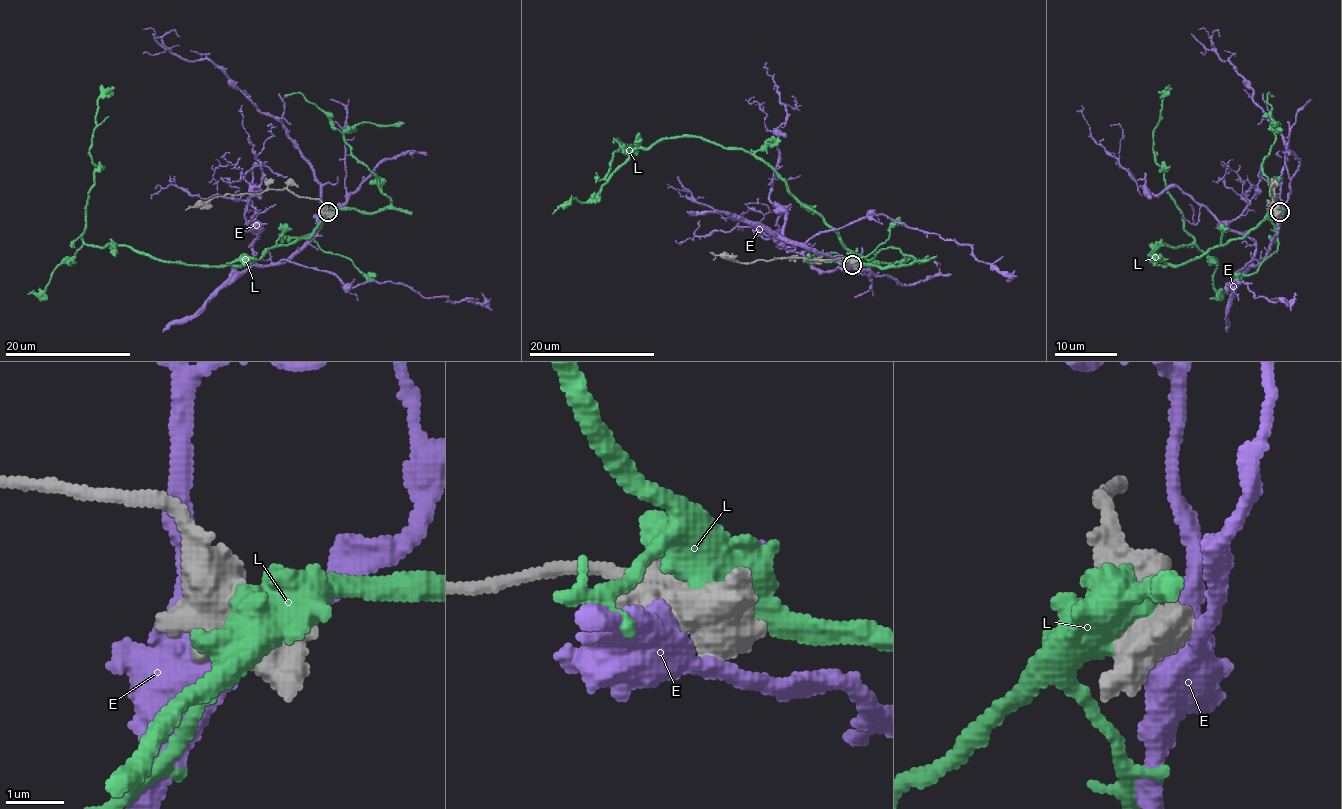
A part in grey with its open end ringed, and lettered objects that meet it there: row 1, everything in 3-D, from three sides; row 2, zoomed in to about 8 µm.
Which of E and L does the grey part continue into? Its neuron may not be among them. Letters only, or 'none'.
none

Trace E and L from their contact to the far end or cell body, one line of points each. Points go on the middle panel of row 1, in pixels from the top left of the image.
E: (849, 264), (777, 240), (785, 215), (769, 191), (778, 161), (777, 128), (786, 121), (786, 108), (766, 67)
L: (854, 260), (832, 227), (741, 149), (670, 136), (635, 149), (607, 179), (618, 150), (613, 139), (639, 152)

